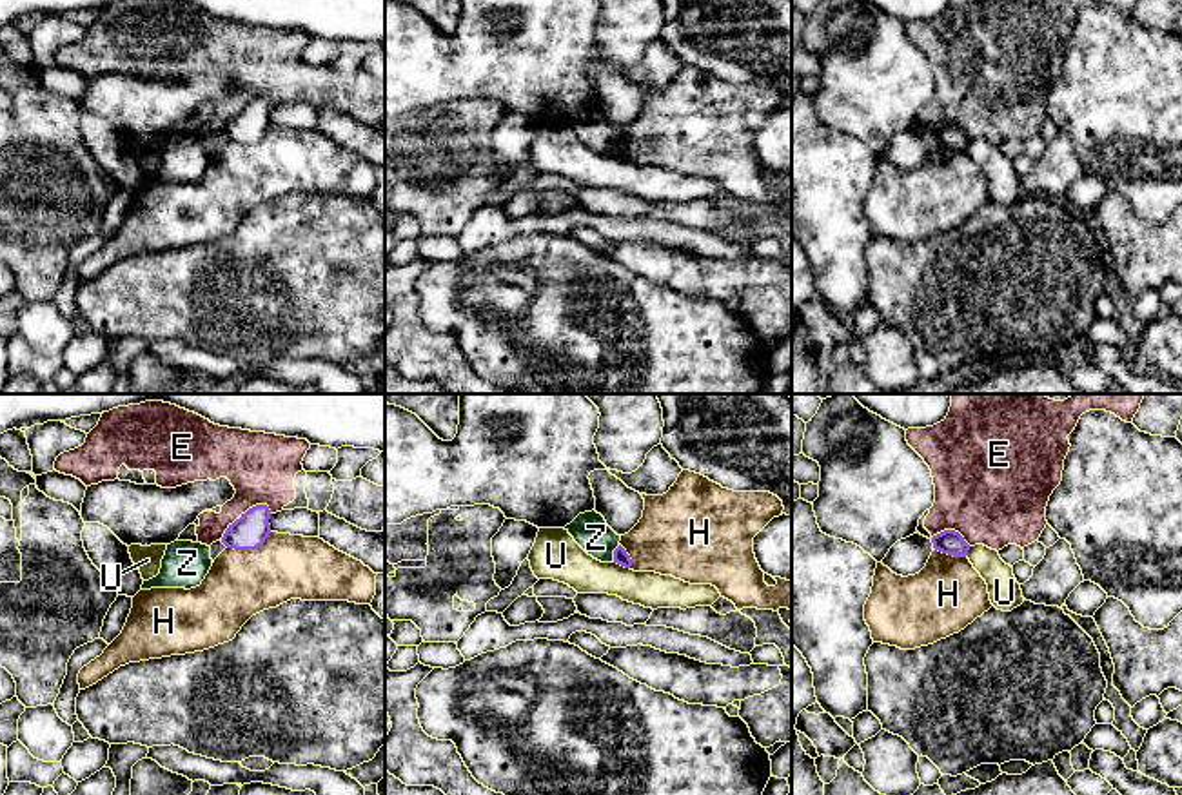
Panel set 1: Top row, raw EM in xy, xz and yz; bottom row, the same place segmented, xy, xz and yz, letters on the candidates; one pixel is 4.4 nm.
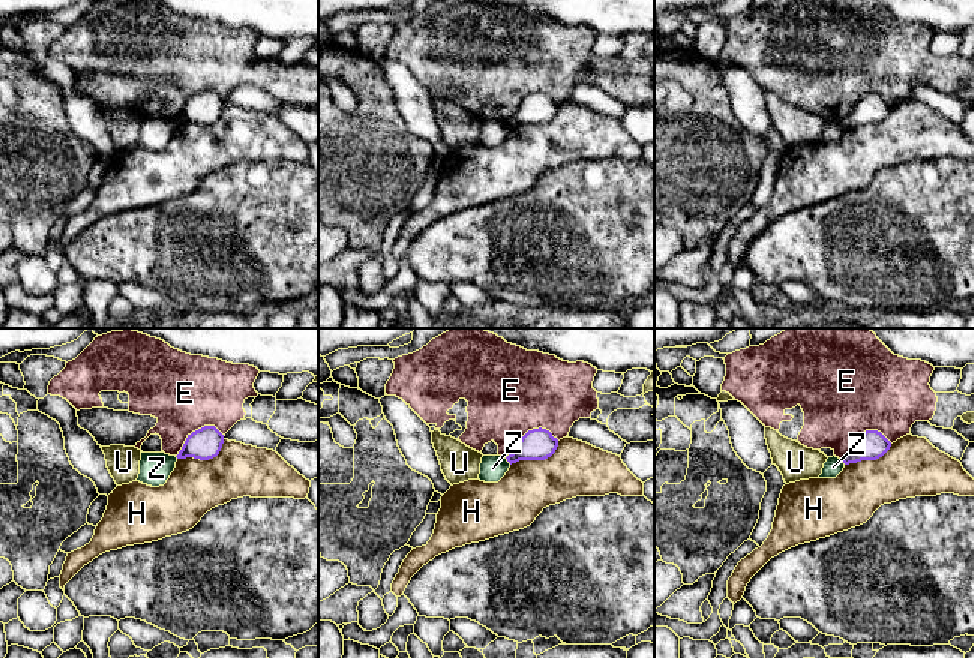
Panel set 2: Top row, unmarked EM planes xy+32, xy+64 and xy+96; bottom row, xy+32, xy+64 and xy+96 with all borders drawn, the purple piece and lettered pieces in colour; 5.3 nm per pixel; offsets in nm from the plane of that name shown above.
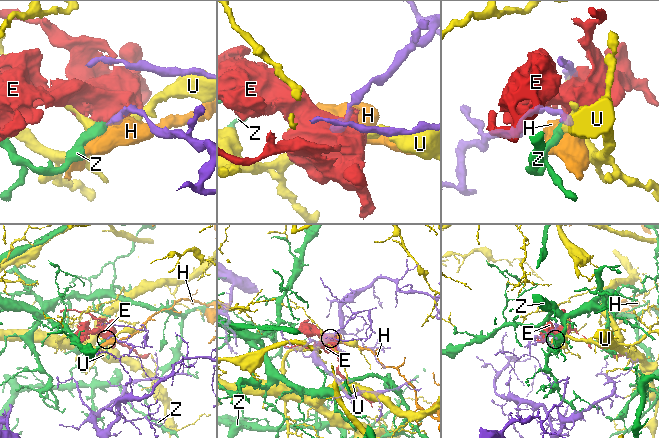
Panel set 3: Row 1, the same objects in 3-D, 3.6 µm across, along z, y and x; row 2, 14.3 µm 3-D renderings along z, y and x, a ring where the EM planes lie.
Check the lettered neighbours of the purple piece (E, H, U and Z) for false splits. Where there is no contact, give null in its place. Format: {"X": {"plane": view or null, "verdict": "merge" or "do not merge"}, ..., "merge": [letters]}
{"E": {"plane": "yz", "verdict": "do not merge"}, "H": {"plane": "xy", "verdict": "do not merge"}, "U": {"plane": "xz", "verdict": "do not merge"}, "Z": {"plane": "xz", "verdict": "do not merge"}, "merge": []}

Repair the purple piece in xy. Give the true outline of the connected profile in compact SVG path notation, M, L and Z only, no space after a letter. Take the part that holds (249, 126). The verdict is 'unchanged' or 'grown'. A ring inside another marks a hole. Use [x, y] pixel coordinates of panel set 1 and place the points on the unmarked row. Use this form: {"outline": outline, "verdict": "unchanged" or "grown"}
{"outline": "M256 98L241 107L225 123L222 136L234 143L256 143L260 142L271 127L271 103L267 98Z", "verdict": "unchanged"}

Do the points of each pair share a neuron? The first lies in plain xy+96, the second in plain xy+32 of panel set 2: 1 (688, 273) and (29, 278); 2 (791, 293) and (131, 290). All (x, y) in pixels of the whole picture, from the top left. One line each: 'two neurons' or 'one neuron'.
1: two neurons
2: one neuron

